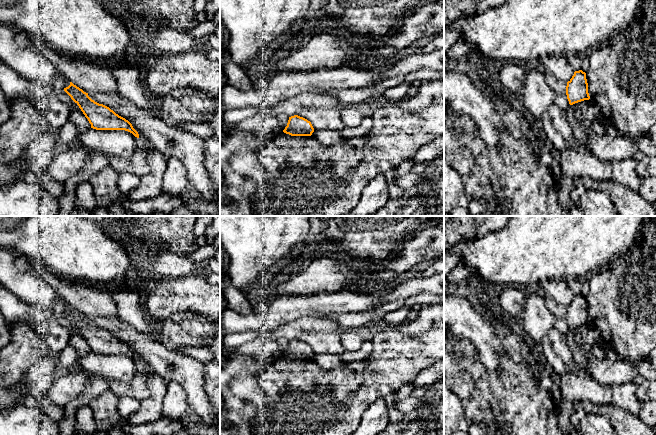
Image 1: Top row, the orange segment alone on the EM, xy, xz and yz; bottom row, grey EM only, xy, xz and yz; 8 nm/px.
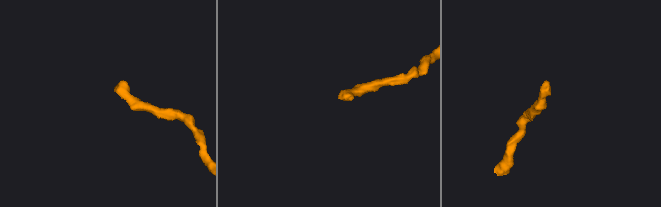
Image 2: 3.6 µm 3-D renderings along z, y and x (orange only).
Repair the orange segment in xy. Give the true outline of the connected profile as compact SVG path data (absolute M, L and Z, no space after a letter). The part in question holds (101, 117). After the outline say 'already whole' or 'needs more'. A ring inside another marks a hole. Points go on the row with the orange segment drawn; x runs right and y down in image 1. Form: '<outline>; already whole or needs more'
M72 82L68 87L64 88L64 91L79 106L91 124L91 128L96 130L125 130L139 138L138 132L128 120L116 114L109 107L92 100L88 93Z; already whole

